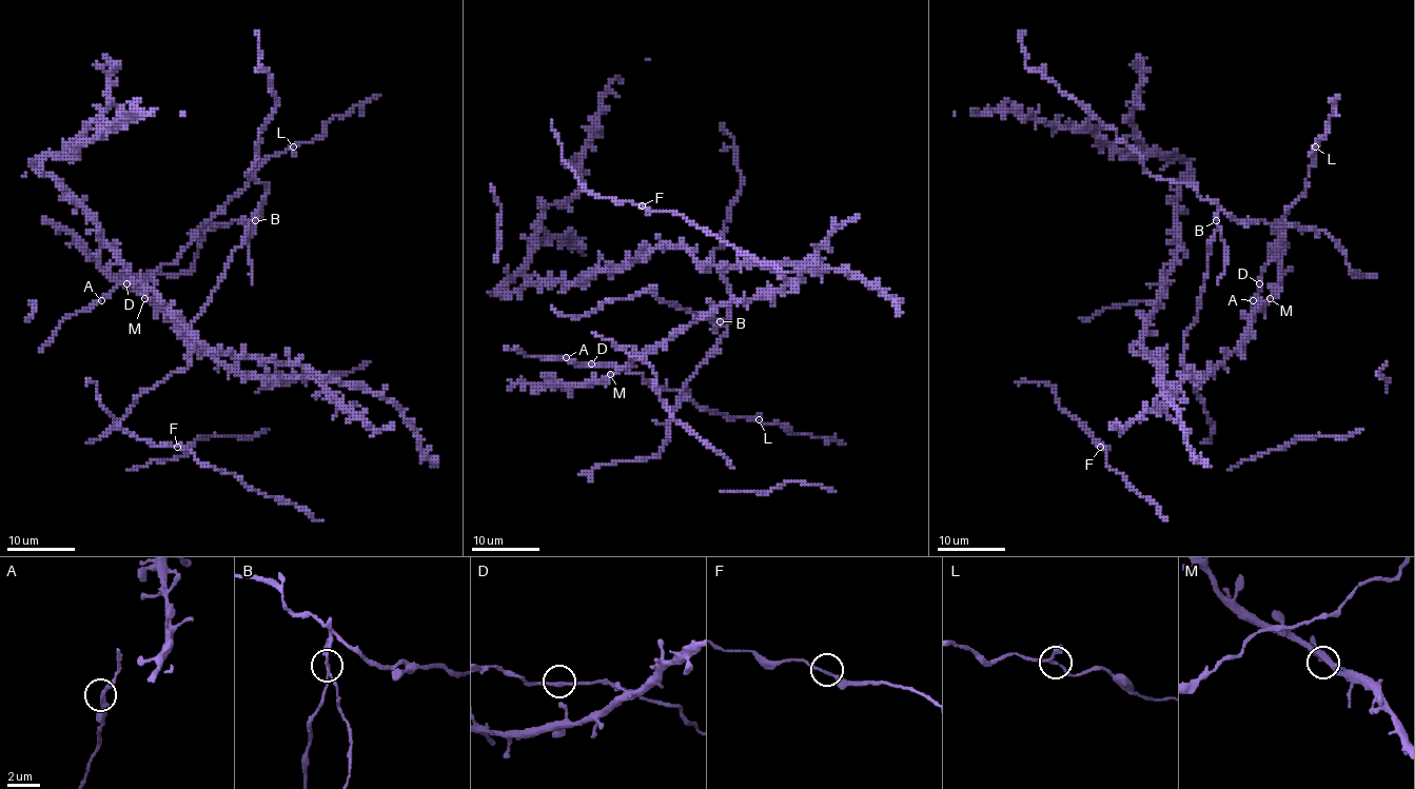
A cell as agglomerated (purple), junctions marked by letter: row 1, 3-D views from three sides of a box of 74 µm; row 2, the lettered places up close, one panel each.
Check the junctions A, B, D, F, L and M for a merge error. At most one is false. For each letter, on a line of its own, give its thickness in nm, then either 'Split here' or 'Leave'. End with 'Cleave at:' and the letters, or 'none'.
A: Thickness 240 nm. Leave
B: Thickness 140 nm. Split here
D: Thickness 200 nm. Leave
F: Thickness 190 nm. Leave
L: Thickness 160 nm. Leave
M: Thickness 280 nm. Leave
Cleave at: B

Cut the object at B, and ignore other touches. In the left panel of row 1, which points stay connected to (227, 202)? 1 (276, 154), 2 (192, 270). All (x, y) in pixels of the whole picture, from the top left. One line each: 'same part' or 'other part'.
1: same part
2: other part

